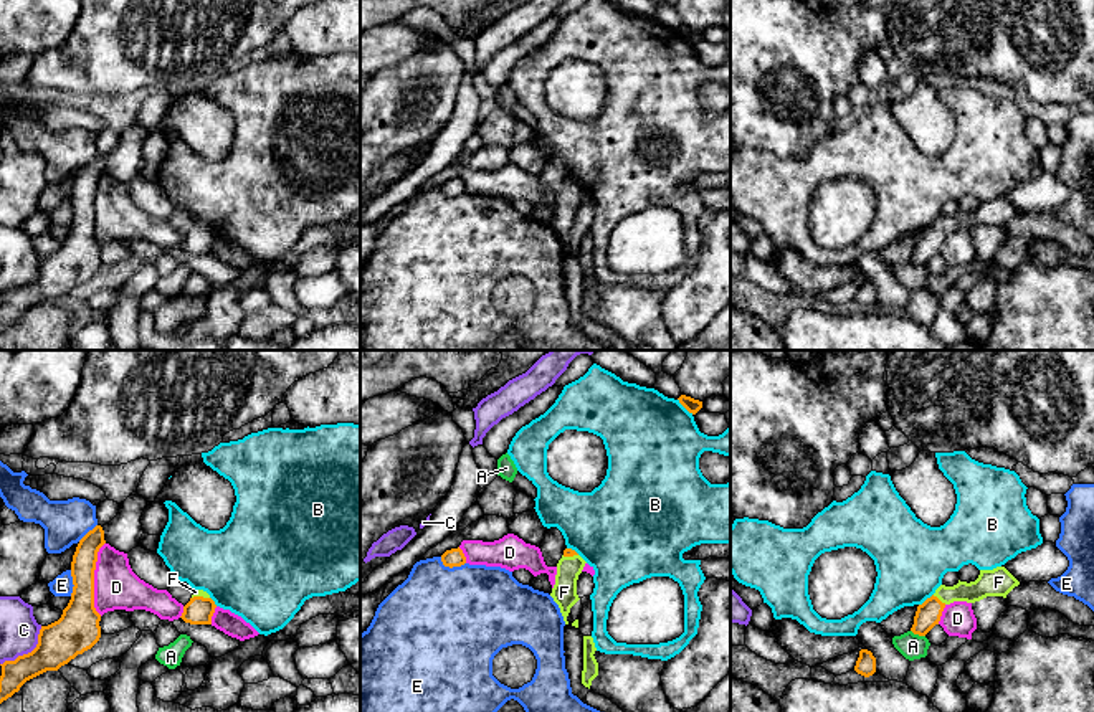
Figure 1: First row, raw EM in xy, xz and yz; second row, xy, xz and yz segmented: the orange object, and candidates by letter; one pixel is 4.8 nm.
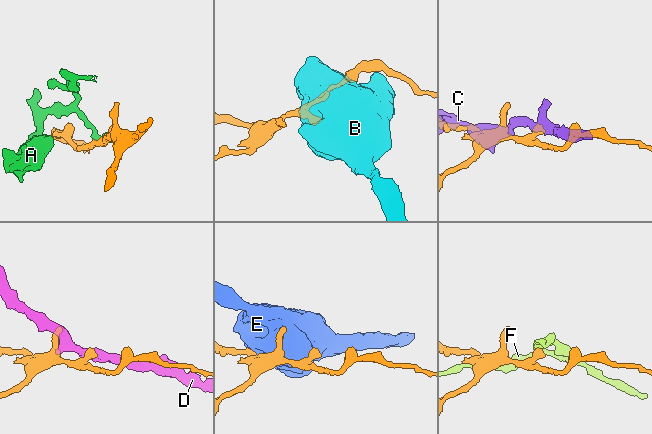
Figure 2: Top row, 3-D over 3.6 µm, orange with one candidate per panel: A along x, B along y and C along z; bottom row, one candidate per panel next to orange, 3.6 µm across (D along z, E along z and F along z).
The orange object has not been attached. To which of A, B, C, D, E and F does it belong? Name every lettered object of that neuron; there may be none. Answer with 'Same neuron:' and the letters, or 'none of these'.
Same neuron: F

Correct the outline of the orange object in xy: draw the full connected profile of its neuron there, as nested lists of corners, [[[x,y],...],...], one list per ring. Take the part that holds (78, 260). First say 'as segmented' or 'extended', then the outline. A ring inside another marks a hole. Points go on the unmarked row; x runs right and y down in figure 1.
as segmented; [[[96,155],[78,173],[71,192],[73,223],[58,251],[41,256],[36,278],[15,291],[5,291],[0,306],[0,334],[20,317],[46,302],[58,301],[101,268],[101,244],[94,238],[94,200],[98,182],[106,173]]]

